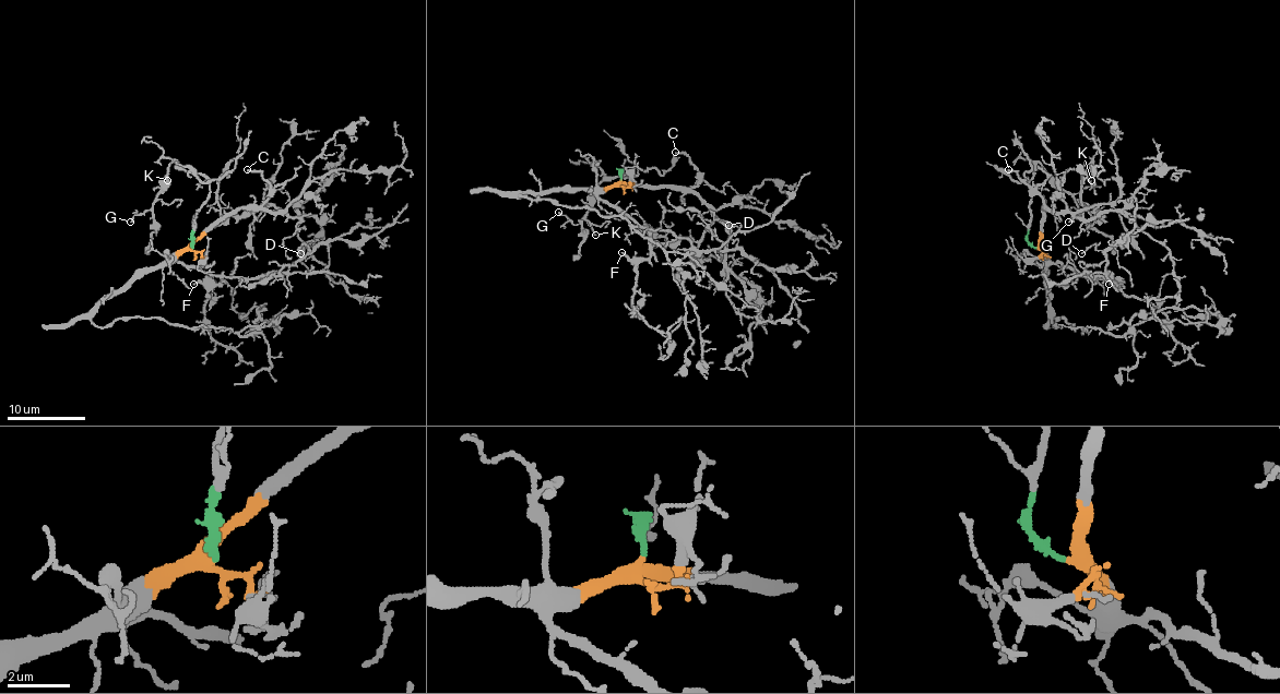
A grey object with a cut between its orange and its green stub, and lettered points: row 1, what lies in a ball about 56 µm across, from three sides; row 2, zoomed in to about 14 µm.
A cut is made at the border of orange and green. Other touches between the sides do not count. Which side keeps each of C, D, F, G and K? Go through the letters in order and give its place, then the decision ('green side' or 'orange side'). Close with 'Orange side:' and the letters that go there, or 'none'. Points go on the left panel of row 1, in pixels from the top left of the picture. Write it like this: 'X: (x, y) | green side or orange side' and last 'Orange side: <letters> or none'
C: (247, 169) | orange side
D: (300, 253) | orange side
F: (193, 284) | orange side
G: (130, 222) | green side
K: (167, 180) | green side
Orange side: C, D, F

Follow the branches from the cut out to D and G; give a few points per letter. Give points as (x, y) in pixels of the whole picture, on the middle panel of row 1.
D: (619, 181), (608, 186), (599, 196), (641, 226), (671, 230), (698, 250), (732, 250), (737, 243), (727, 224)
G: (619, 179), (619, 171), (638, 174), (602, 181), (596, 187), (594, 204), (579, 224), (572, 224), (559, 213)

